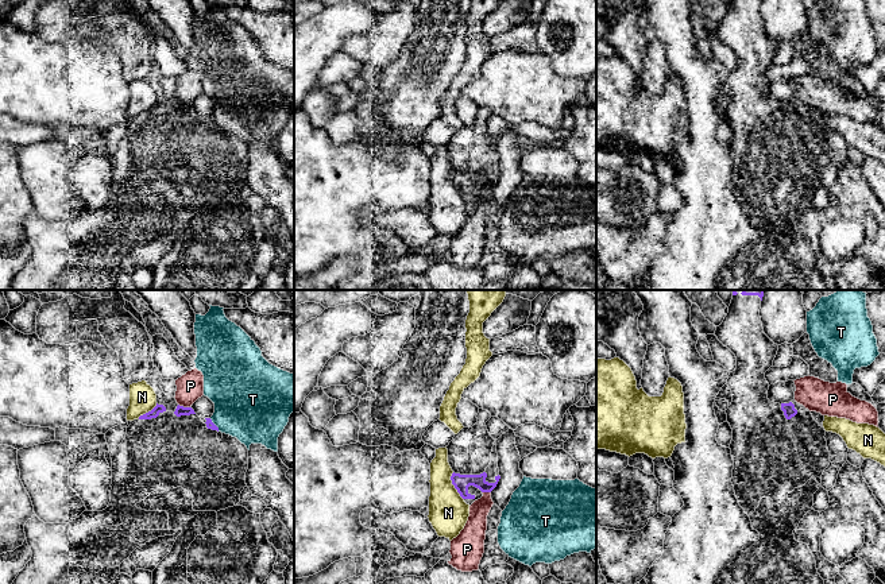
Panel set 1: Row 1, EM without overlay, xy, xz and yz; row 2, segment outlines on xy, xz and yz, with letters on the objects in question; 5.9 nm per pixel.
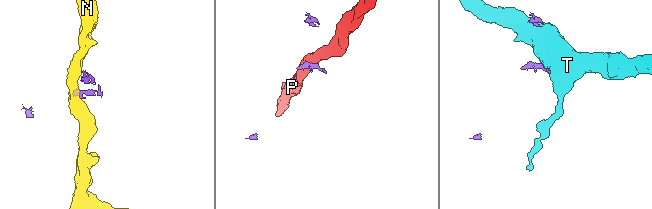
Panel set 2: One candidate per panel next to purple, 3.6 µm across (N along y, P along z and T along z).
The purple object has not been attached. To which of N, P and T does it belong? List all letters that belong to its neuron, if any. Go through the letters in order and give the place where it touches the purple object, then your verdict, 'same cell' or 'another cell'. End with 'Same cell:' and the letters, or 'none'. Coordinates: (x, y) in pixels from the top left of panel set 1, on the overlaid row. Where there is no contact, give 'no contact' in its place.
N: xz (453, 484) | another cell
P: xy (182, 406) | another cell
T: xy (215, 425) | another cell
Same cell: none

